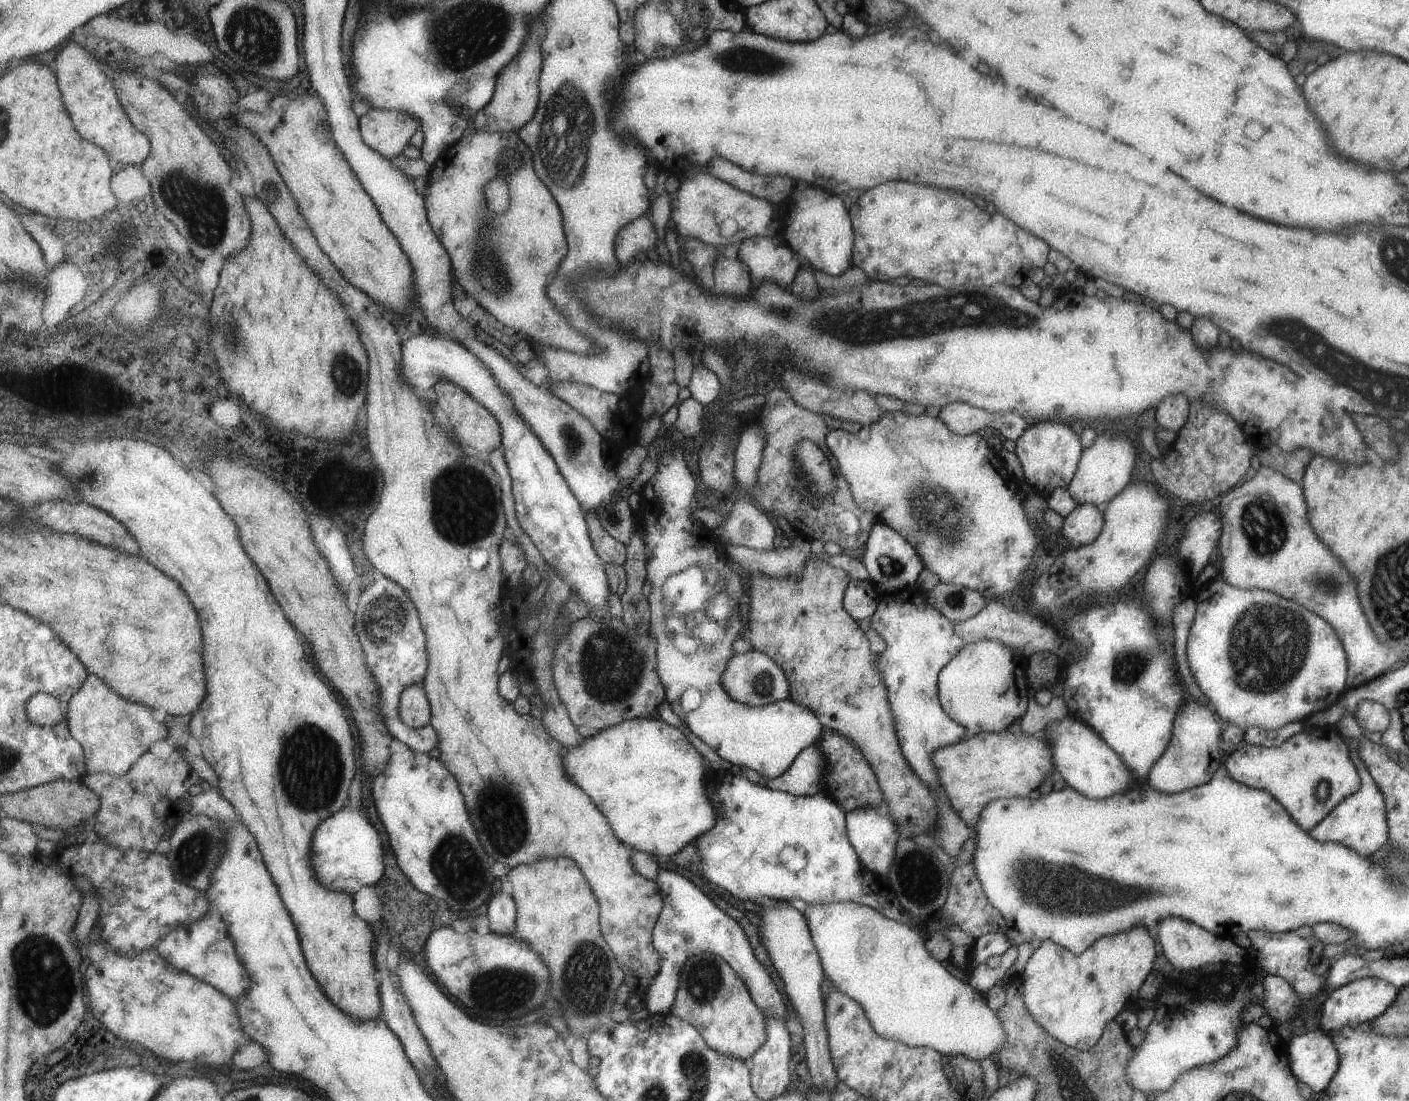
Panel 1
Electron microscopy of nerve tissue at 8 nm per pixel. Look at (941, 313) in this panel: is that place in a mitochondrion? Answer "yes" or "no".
yes

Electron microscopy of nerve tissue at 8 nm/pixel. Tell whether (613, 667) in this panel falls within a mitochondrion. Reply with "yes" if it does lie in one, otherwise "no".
yes

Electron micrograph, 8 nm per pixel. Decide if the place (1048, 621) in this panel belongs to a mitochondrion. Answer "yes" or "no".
no

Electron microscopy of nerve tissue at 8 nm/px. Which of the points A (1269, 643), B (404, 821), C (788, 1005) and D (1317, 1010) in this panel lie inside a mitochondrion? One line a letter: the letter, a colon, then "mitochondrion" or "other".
A: mitochondrion
B: other
C: other
D: other

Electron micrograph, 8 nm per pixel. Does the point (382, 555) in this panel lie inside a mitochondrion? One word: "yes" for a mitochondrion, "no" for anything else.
no

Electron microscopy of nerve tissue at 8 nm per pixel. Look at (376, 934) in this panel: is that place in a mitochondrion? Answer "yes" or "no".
no

